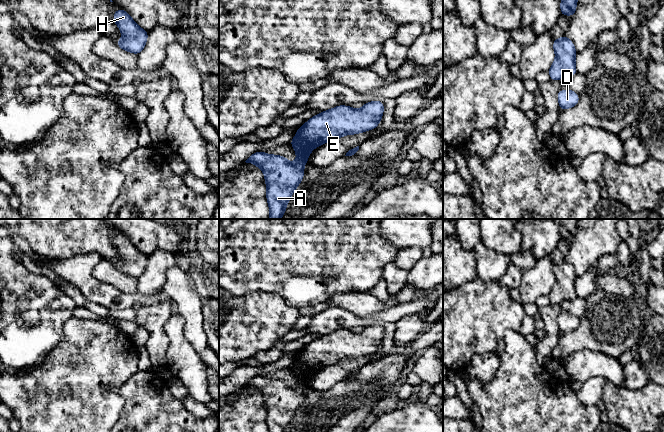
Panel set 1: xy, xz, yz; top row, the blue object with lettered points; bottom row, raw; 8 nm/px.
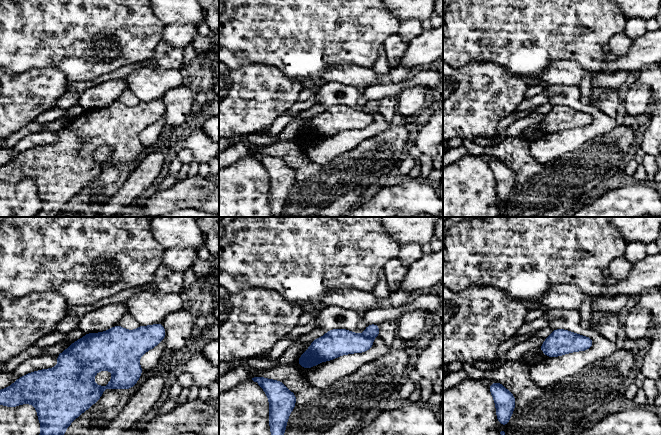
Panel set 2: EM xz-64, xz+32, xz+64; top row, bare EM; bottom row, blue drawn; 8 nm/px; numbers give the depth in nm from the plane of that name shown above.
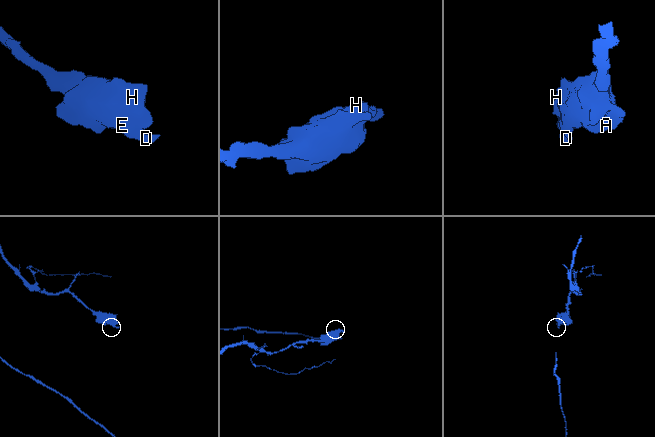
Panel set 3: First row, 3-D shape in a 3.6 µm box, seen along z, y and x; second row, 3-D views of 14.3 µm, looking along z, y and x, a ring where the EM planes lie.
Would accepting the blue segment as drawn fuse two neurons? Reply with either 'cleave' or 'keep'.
keep

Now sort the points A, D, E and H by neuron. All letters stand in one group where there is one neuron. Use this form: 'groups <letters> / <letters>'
groups A D E H

